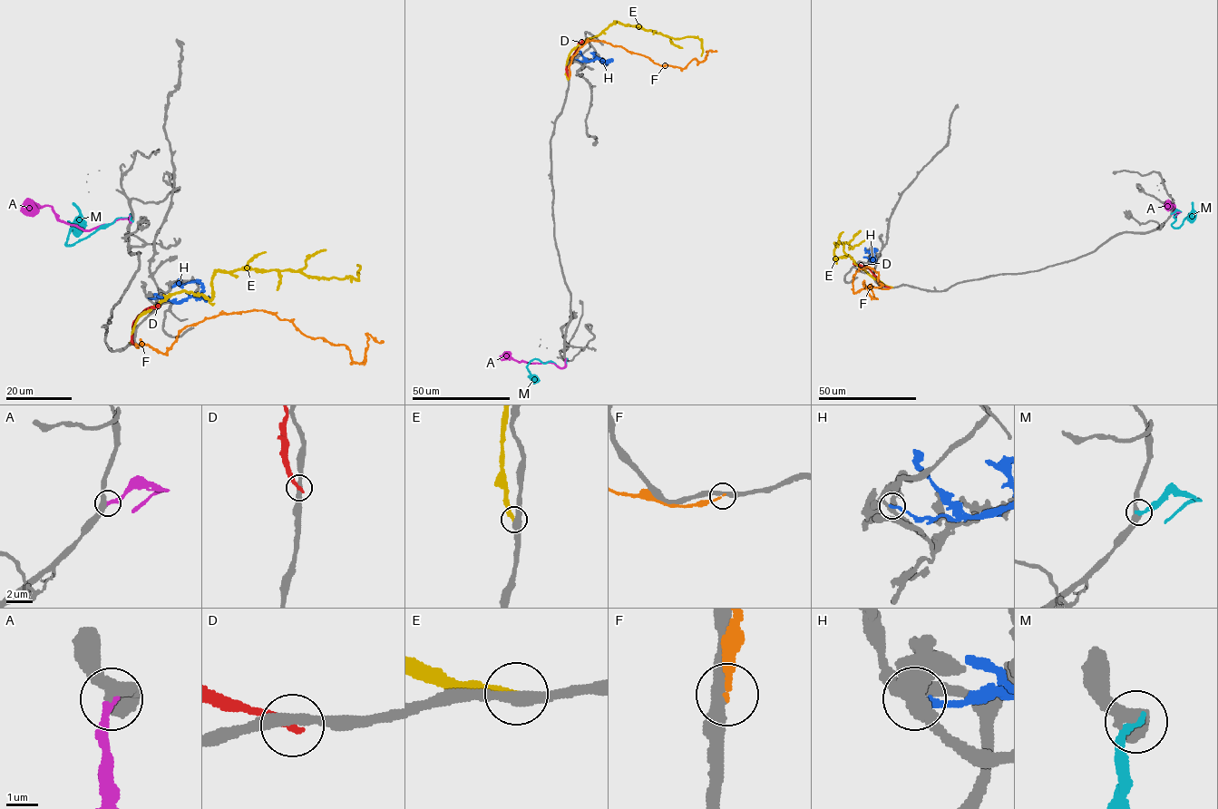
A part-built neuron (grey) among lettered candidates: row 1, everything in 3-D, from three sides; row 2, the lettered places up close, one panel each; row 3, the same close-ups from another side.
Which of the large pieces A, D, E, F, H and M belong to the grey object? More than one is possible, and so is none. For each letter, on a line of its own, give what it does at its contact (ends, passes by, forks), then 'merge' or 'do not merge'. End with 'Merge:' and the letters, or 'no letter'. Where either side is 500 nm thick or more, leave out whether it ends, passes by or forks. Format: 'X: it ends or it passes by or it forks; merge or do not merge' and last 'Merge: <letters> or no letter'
A: it ends; merge
D: it ends; do not merge
E: it ends; do not merge
F: it ends; do not merge
H: it ends; do not merge
M: it ends; do not merge
Merge: A

